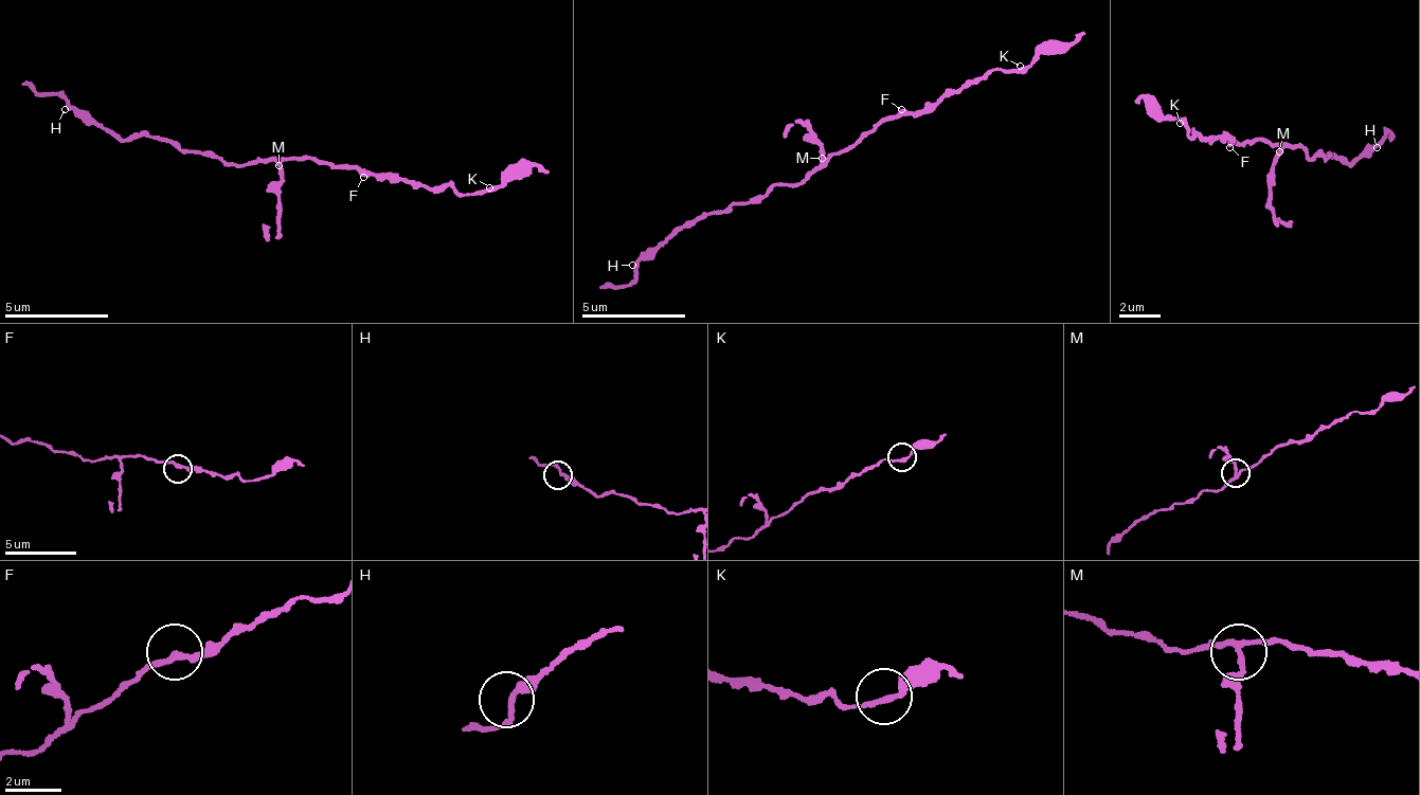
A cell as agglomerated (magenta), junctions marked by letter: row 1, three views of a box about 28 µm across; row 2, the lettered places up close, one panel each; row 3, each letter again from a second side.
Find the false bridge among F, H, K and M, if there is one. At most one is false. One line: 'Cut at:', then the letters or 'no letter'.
Cut at: M

